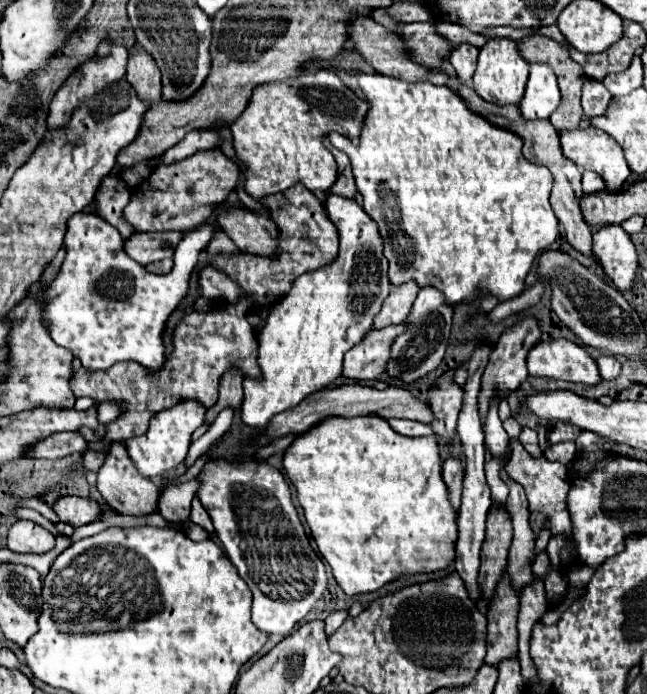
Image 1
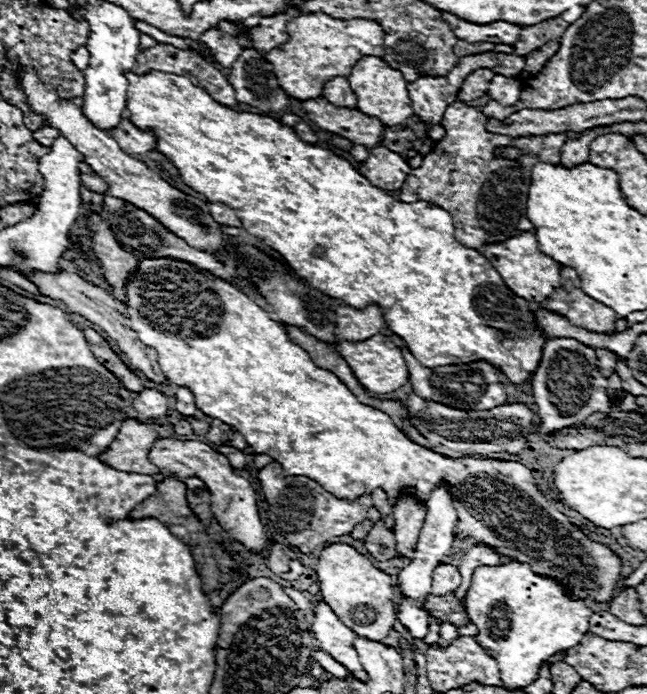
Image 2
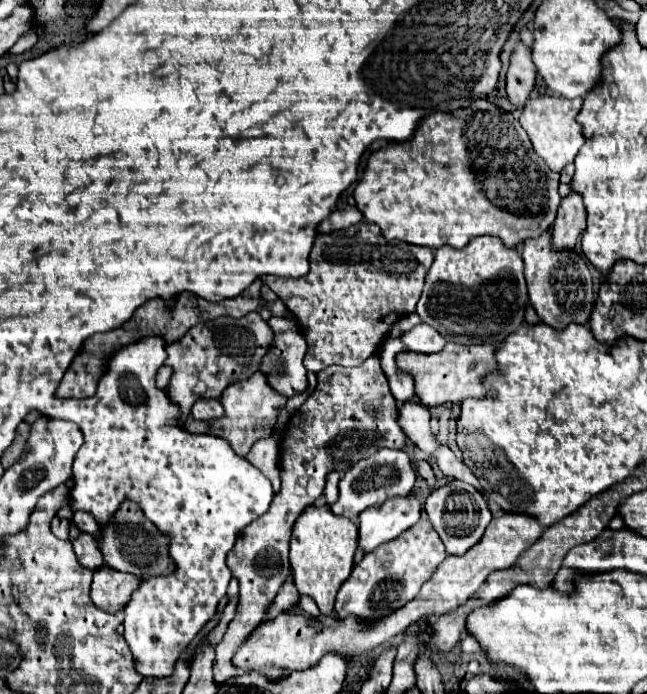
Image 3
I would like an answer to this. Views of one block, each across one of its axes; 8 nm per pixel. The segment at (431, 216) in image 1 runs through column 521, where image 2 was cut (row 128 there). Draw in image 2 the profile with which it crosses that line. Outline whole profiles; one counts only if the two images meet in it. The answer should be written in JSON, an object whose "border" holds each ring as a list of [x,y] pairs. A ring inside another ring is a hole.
{"border":[[[150,70],[144,76],[140,76],[136,72],[126,72],[124,76],[128,78],[128,84],[130,84],[128,86],[128,102],[126,102],[126,110],[130,112],[128,120],[132,124],[136,124],[136,128],[140,128],[140,130],[154,130],[156,150],[160,154],[164,154],[178,168],[184,184],[188,184],[192,190],[204,194],[208,198],[208,202],[222,202],[222,204],[234,208],[238,218],[242,220],[244,230],[250,236],[262,240],[266,246],[274,248],[280,256],[284,256],[284,260],[298,272],[298,276],[306,278],[310,284],[314,284],[314,288],[322,288],[322,292],[326,292],[334,298],[340,298],[342,302],[346,302],[348,306],[358,308],[358,310],[366,308],[368,304],[378,304],[382,308],[382,316],[384,316],[388,328],[408,344],[410,352],[416,356],[416,360],[422,366],[436,368],[436,366],[448,366],[448,364],[470,364],[474,360],[486,360],[486,362],[494,364],[496,368],[500,368],[508,376],[508,380],[516,382],[516,384],[524,382],[532,374],[532,370],[538,366],[544,336],[534,328],[534,316],[528,308],[528,302],[524,298],[516,296],[514,292],[510,292],[510,288],[502,282],[500,274],[494,270],[494,266],[480,252],[466,248],[464,244],[460,244],[454,238],[454,222],[446,210],[432,208],[426,202],[408,204],[408,202],[394,200],[384,190],[374,188],[366,180],[366,176],[362,176],[342,156],[336,156],[328,148],[302,142],[296,136],[294,128],[284,126],[270,116],[260,116],[260,114],[250,114],[250,112],[238,114],[236,110],[218,104],[202,88],[194,86],[188,76],[176,76],[176,74],[166,74],[166,72],[158,72],[158,70]]]}

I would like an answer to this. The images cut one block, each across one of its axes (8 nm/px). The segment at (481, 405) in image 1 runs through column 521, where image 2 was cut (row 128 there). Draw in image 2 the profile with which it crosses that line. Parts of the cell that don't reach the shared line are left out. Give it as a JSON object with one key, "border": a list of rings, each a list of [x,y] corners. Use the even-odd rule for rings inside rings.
{"border":[[[304,100],[302,110],[308,114],[308,118],[322,130],[334,132],[352,144],[362,144],[368,150],[380,146],[384,126],[378,118],[366,116],[360,110],[348,110],[332,106],[328,100]]]}

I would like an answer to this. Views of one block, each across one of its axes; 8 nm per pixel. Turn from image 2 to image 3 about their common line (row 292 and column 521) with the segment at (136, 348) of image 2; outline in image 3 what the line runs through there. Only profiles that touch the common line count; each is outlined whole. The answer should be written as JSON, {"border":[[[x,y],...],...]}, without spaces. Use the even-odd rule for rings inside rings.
{"border":[[[518,42],[506,74],[506,94],[510,104],[516,108],[524,108],[524,102],[528,100],[534,86],[536,86],[536,66],[532,62],[530,50],[522,42]]]}

